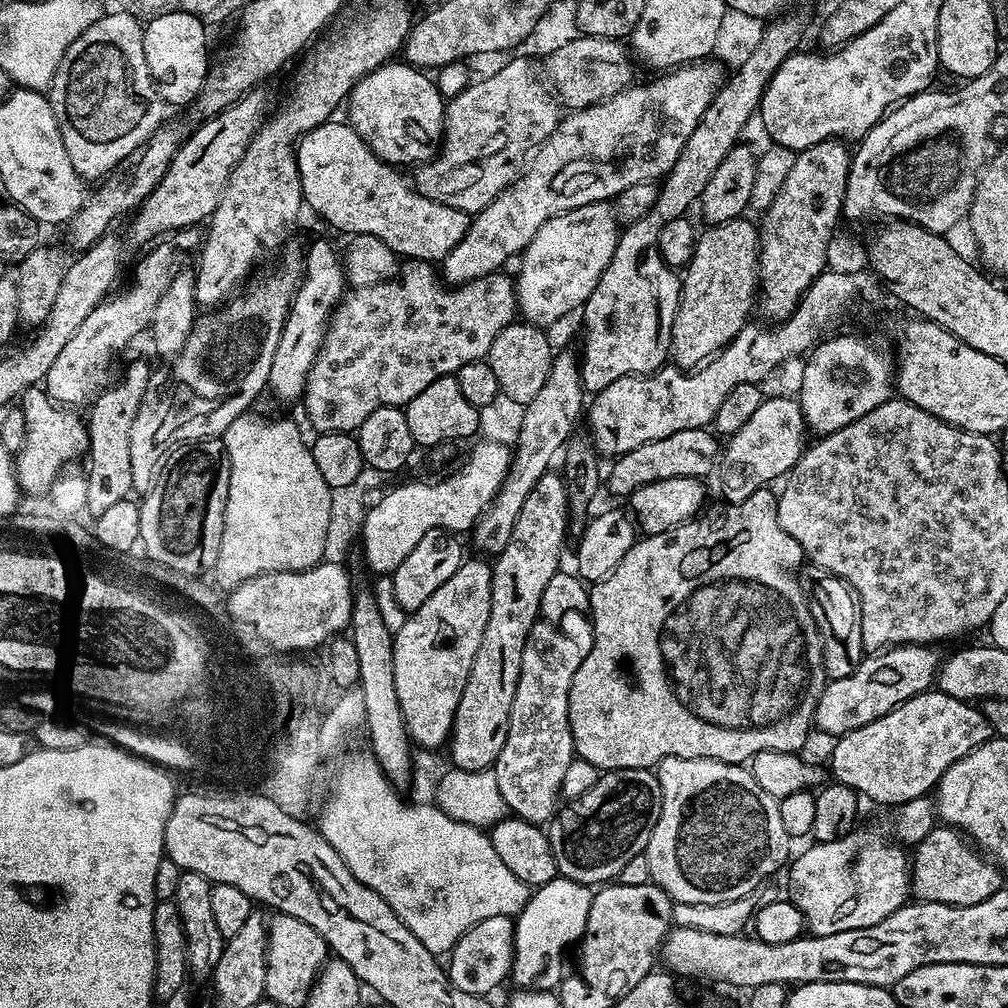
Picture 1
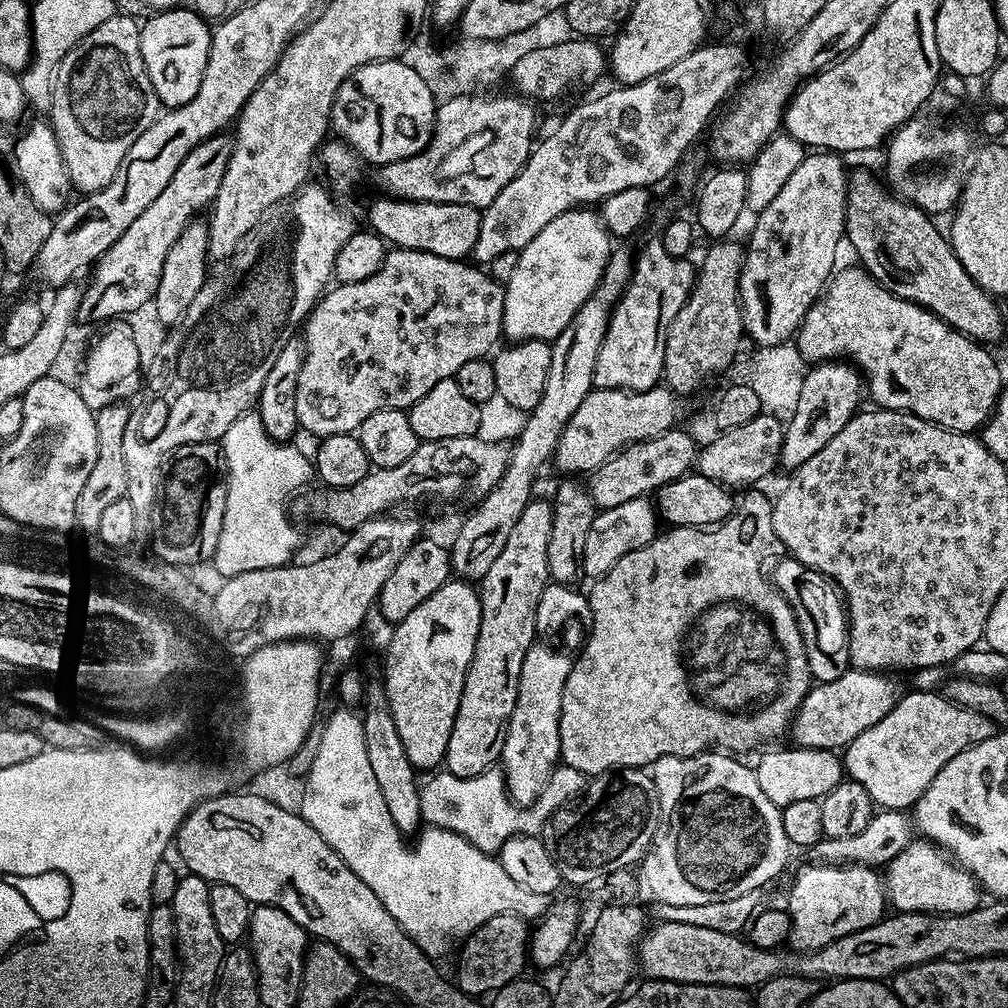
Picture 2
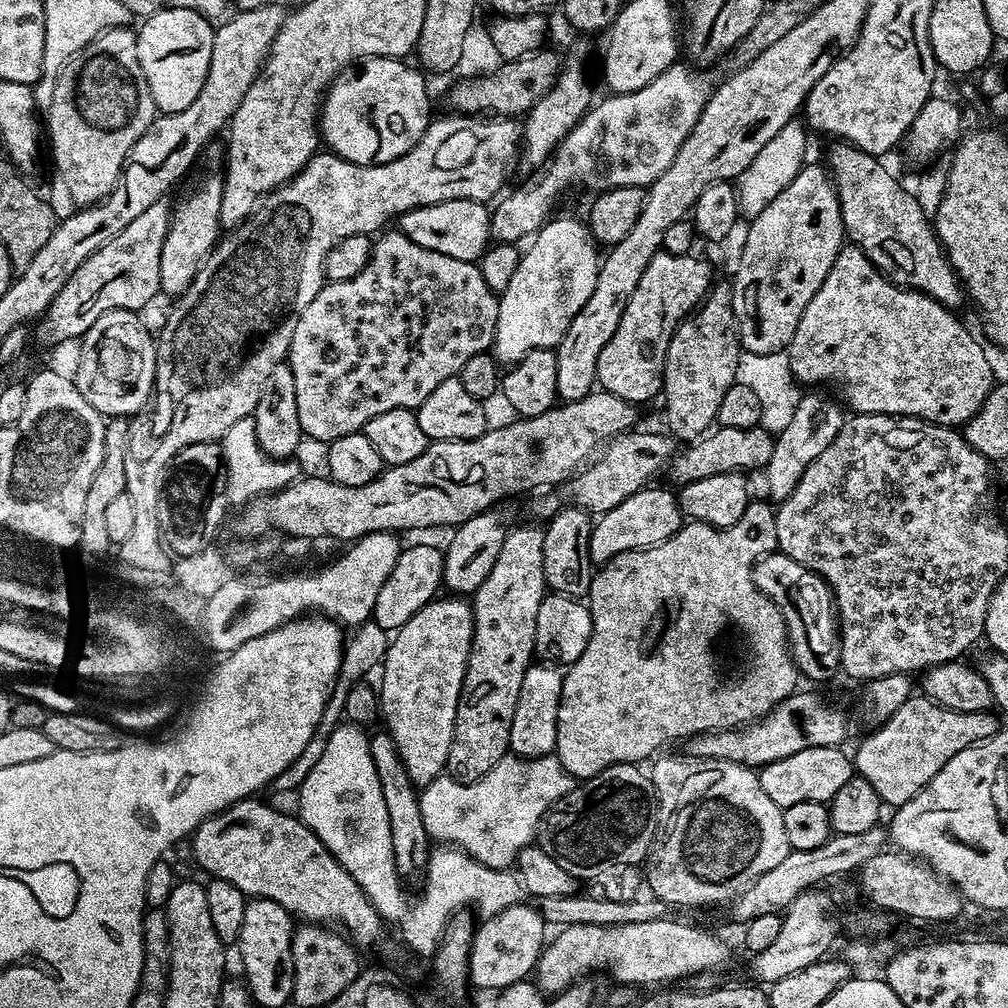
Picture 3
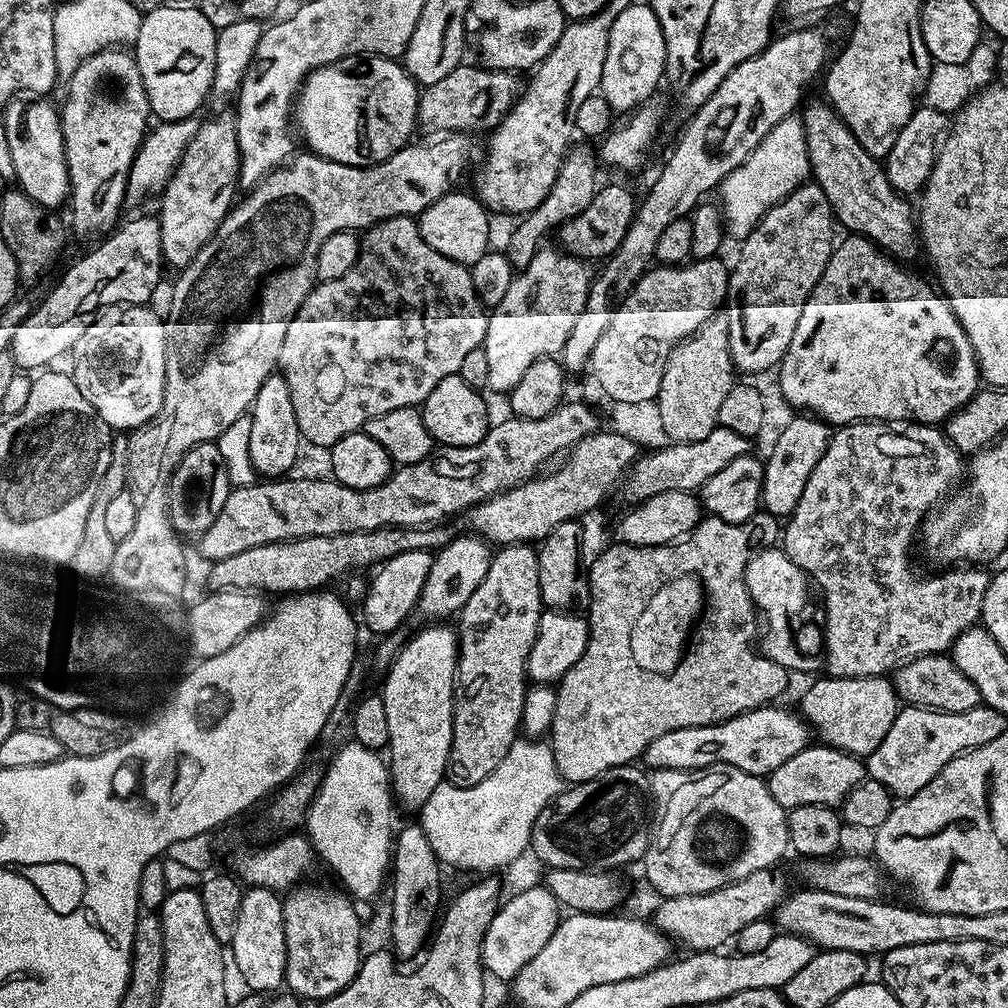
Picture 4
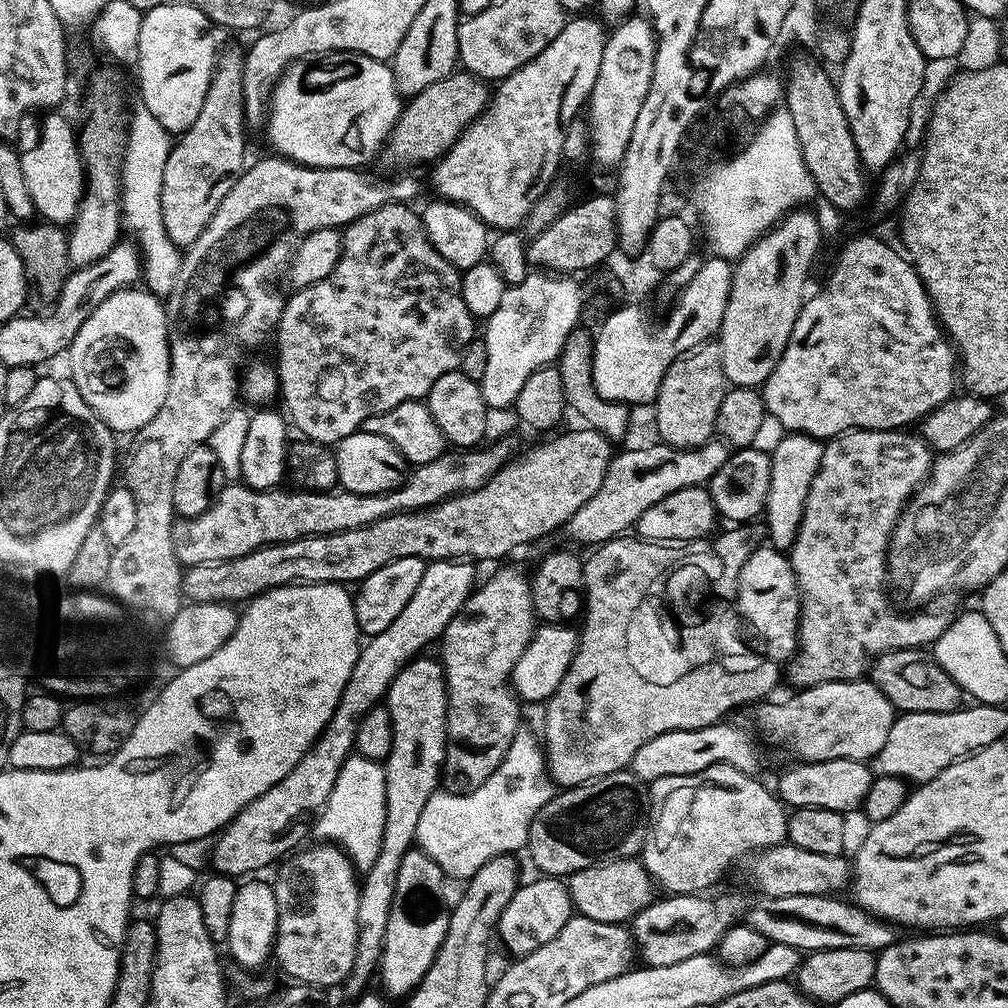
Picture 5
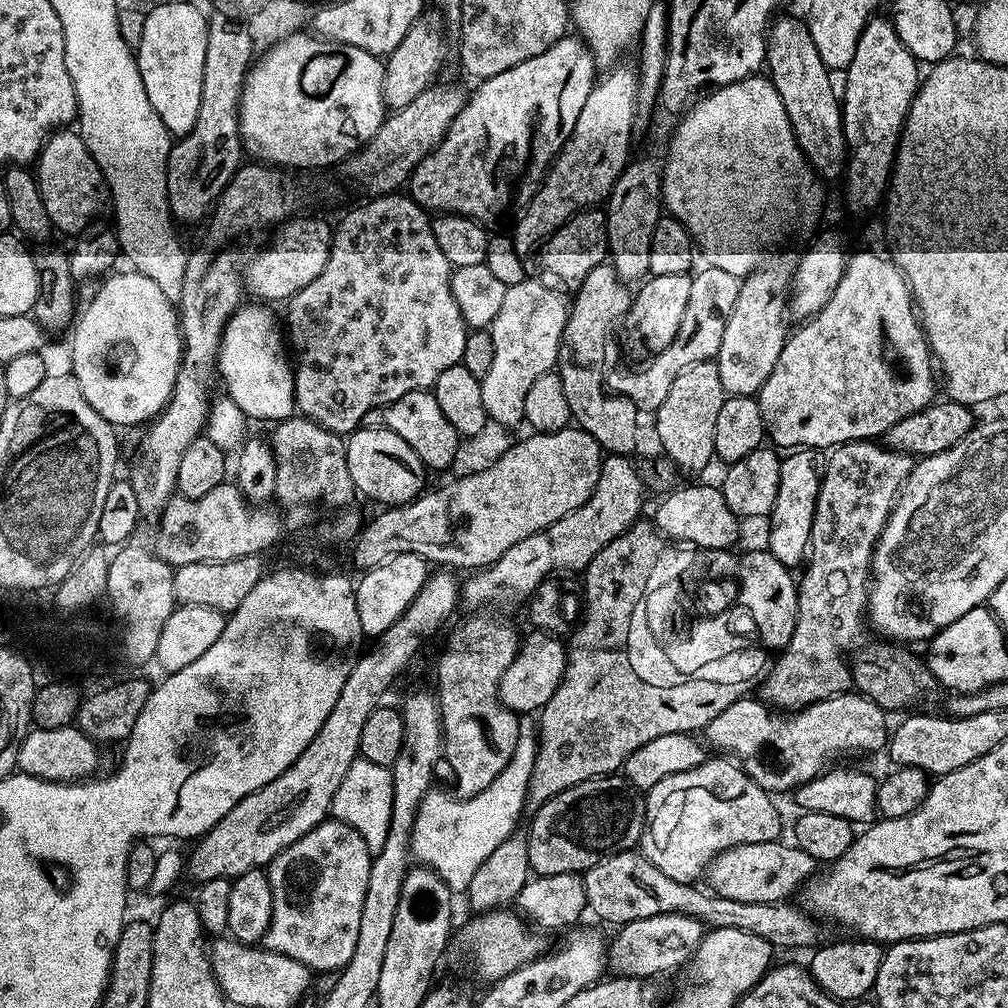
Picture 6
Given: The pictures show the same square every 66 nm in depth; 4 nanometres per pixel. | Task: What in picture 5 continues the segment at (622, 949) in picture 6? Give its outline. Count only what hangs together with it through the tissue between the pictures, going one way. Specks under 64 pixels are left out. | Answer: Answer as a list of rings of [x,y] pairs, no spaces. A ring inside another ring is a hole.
[[[668,894],[663,898],[653,899],[630,920],[635,951],[647,966],[674,966],[674,962],[686,958],[709,955],[746,912],[740,896],[716,896],[711,900],[708,894]]]

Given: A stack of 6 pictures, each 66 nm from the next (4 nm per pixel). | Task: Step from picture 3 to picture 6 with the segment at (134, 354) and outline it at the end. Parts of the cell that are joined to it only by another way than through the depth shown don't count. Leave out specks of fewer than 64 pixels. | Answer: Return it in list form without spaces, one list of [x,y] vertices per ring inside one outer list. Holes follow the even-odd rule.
[[[135,270],[127,271],[111,273],[103,281],[105,284],[89,302],[84,313],[79,313],[70,332],[71,375],[75,376],[86,402],[90,402],[90,406],[113,426],[143,425],[163,412],[176,385],[182,355],[180,322],[173,301],[168,300],[166,294],[162,294],[162,290],[158,290],[158,286],[154,286],[154,282],[146,275]]]

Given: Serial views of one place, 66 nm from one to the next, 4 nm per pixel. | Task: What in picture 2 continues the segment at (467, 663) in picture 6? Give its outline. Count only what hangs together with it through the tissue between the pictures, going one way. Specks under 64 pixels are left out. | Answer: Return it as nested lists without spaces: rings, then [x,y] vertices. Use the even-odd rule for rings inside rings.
[[[547,499],[529,500],[510,538],[506,538],[506,546],[502,546],[502,554],[498,554],[484,579],[479,581],[481,628],[442,763],[458,778],[474,778],[500,760],[510,714],[514,714],[514,702],[518,698],[522,658],[526,658],[526,650],[530,650],[538,636],[538,598],[542,598],[542,590],[550,583],[546,548],[550,546],[551,526],[551,503]]]

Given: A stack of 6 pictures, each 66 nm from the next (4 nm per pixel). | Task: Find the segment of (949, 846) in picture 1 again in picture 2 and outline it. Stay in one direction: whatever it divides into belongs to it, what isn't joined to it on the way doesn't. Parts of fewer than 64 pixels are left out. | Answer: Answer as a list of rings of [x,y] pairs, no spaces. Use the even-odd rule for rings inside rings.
[[[913,838],[902,850],[883,869],[882,879],[884,882],[884,891],[889,905],[892,904],[897,913],[902,912],[930,912],[933,916],[957,916],[973,912],[974,909],[981,907],[982,889],[978,881],[972,877],[972,873],[960,867],[955,860],[951,859],[947,851],[941,850],[932,843],[931,840],[923,838]]]

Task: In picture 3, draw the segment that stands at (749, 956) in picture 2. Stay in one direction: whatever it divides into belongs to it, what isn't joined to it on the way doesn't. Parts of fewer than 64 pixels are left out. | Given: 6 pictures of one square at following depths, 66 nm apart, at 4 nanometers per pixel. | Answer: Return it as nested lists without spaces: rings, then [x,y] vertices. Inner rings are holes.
[[[672,919],[630,922],[629,925],[580,924],[561,927],[556,932],[557,936],[545,943],[544,950],[536,961],[534,983],[541,992],[555,994],[592,974],[588,972],[605,968],[620,986],[664,986],[669,982],[680,982],[676,980],[683,976],[691,978],[715,973],[715,968],[722,967],[731,958],[731,950],[714,933]]]

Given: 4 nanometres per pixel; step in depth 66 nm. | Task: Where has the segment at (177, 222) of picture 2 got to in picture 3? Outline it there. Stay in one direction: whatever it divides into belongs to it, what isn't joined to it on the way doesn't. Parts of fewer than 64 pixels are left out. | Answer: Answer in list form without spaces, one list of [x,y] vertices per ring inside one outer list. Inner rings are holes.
[[[167,199],[154,202],[139,218],[134,218],[122,234],[110,238],[102,250],[90,254],[82,266],[58,292],[54,302],[39,321],[38,336],[46,344],[81,339],[90,326],[112,309],[130,309],[138,312],[160,289],[158,258],[162,258],[162,242],[172,221],[172,208]]]

